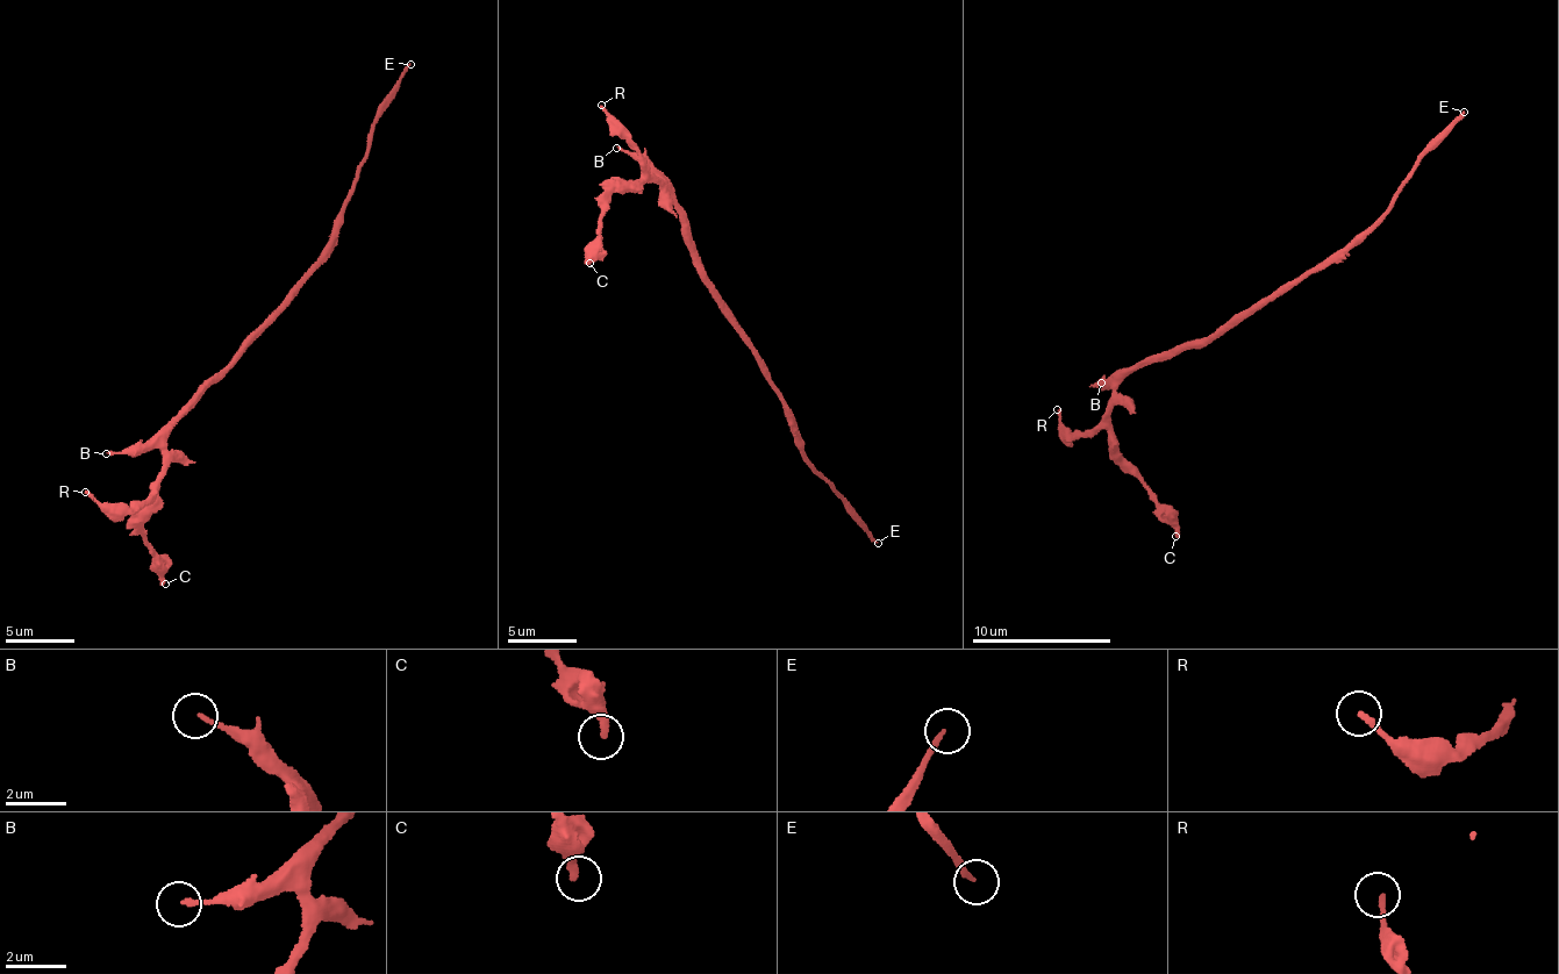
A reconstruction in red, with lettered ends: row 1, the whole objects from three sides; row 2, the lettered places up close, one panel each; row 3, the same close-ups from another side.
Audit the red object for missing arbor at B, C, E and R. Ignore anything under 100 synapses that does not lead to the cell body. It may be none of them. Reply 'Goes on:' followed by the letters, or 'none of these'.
Goes on: E

